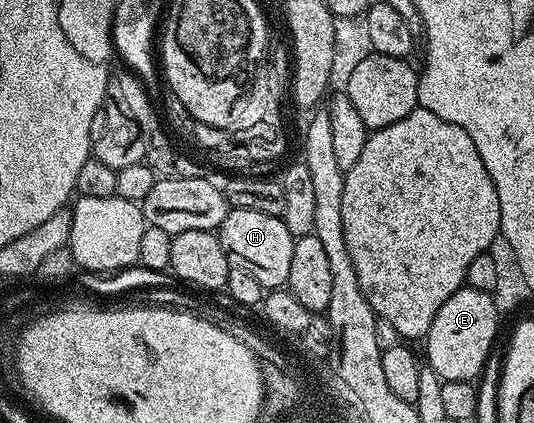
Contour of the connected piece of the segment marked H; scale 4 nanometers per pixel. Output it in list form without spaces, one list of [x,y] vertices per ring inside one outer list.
[[[230,208],[221,224],[219,236],[232,268],[247,271],[247,275],[255,275],[255,279],[259,279],[266,290],[273,289],[269,291],[288,286],[295,238],[291,231],[287,231],[280,217],[263,215],[263,211]]]

